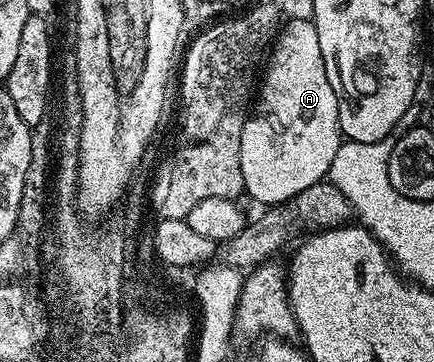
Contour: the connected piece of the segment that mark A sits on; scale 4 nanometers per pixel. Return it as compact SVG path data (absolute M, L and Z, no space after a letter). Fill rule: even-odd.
M283 21L260 78L256 112L247 117L244 132L240 132L240 172L244 172L245 193L262 202L263 207L286 202L329 175L343 141L338 129L336 92L332 92L328 72L324 72L320 36L316 36L313 21Z

